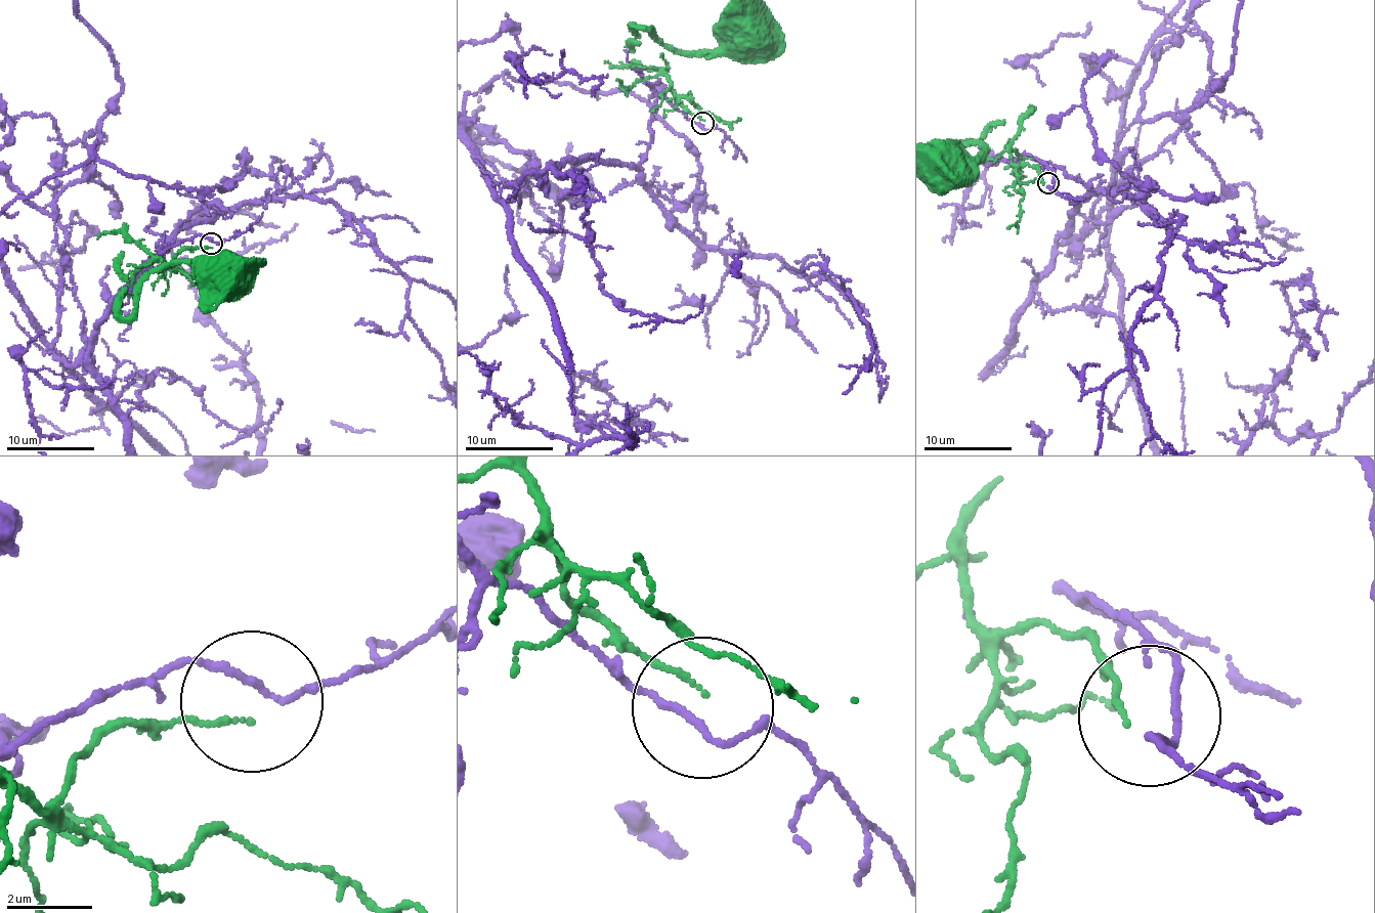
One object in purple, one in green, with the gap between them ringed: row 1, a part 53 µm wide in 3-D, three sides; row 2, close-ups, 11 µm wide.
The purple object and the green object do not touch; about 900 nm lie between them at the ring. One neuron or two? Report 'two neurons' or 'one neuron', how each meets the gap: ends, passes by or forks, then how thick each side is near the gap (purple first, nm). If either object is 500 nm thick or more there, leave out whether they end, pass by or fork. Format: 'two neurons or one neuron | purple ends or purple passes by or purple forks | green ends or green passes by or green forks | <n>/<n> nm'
two neurons | purple passes by | green ends | 150/130 nm

